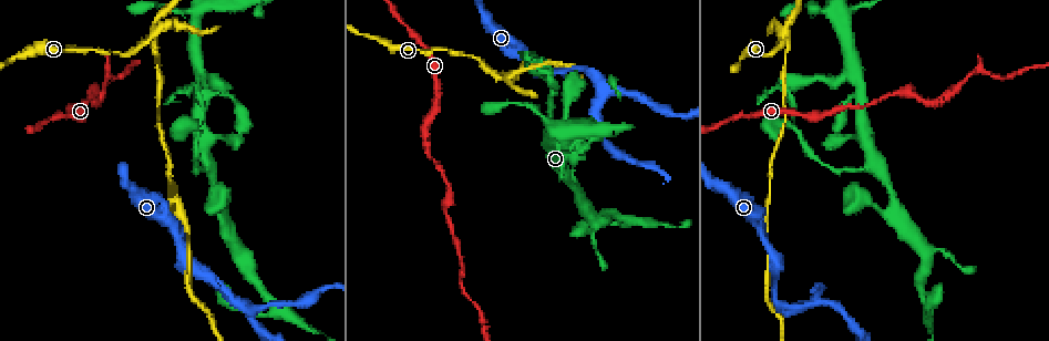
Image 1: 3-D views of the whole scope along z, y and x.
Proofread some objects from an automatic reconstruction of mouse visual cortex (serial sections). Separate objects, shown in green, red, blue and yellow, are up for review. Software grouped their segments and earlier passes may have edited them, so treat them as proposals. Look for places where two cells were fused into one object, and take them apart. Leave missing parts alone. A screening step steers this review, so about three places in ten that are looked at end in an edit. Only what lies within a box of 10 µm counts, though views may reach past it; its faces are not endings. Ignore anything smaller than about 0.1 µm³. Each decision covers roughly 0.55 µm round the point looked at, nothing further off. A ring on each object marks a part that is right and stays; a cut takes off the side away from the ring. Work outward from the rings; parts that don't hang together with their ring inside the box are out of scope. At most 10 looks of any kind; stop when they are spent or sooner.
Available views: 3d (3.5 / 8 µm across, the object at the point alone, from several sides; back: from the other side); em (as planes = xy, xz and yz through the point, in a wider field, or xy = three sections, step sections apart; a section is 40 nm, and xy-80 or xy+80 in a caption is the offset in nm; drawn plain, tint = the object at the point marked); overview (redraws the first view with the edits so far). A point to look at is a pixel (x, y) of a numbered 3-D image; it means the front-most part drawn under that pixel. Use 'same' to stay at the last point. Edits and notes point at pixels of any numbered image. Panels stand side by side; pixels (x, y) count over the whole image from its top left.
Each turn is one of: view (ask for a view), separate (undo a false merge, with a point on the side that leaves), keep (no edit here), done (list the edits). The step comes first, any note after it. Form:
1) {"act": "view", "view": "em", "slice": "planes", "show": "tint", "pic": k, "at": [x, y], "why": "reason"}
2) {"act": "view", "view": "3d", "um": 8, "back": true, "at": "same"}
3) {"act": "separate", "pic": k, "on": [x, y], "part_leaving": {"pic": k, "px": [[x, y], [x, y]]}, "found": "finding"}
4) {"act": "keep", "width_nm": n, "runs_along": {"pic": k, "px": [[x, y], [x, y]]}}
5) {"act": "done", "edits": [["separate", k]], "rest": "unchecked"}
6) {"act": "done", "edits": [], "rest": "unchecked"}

{"act": "view", "view": "3d", "um": 3.5, "pic": 1, "at": [783, 40], "why": "three-way junction"}

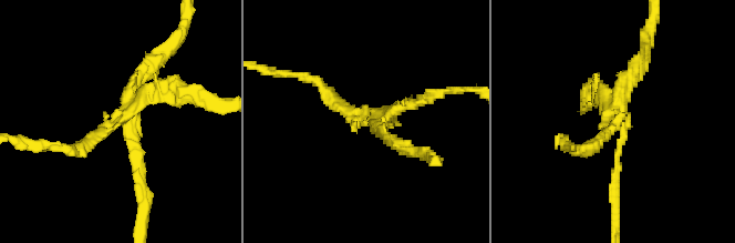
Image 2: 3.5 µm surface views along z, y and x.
{"act": "view", "view": "em", "slice": "xy", "step": 2, "show": "tint", "pic": 2, "at": [368, 123]}

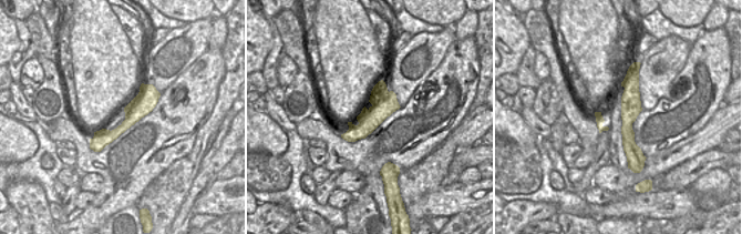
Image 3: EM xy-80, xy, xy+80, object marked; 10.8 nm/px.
{"act": "view", "view": "em", "slice": "xy", "step": 5, "show": "tint", "at": "same"}

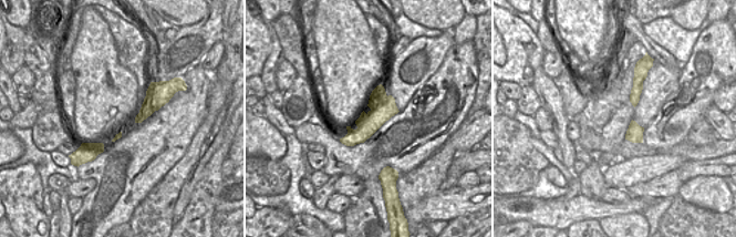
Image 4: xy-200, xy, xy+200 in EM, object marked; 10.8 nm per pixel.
{"act": "separate", "pic": 2, "on": [148, 60], "found": "a second cell is stuck on"}

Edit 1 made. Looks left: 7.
{"act": "view", "view": "3d", "um": 8, "back": true, "pic": 1, "at": [463, 271], "why": "abrupt turn"}

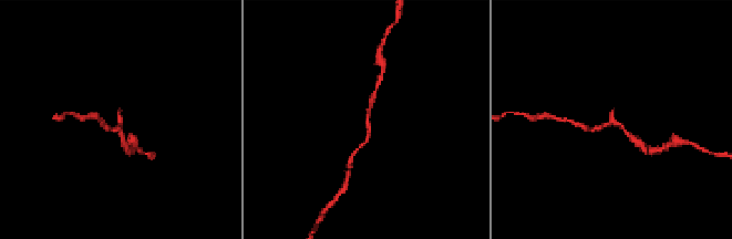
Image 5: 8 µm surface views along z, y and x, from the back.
{"act": "view", "view": "3d", "um": 3.5, "at": "same"}

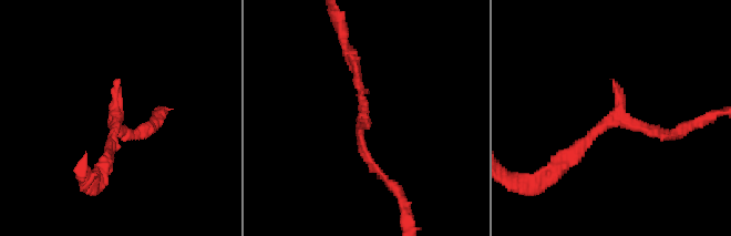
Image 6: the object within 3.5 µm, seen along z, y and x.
{"act": "view", "view": "em", "slice": "xy", "step": 5, "show": "tint", "pic": 6, "at": [618, 117], "why": "need the tissue"}

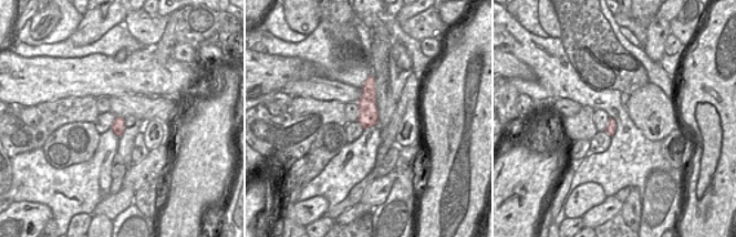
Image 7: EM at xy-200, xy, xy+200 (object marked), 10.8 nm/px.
{"act": "keep", "runs_along": {"pic": 6, "px": [[563, 165], [614, 118], [676, 131]]}, "found": "all the same cell"}

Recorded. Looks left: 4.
{"act": "view", "view": "3d", "um": 3.5, "pic": 1, "at": [205, 161], "why": "two arms in line, one across"}

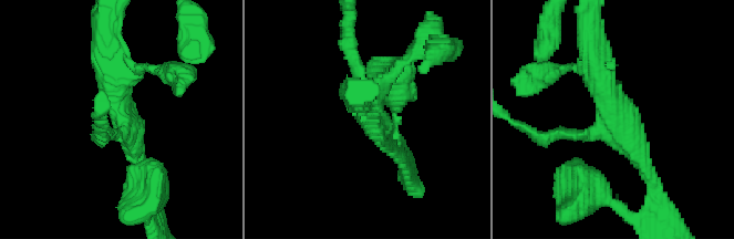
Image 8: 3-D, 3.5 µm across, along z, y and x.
{"act": "view", "view": "em", "slice": "xy", "step": 2, "show": "tint", "pic": 8, "at": [616, 116], "arms": 3, "arm_widths_nm": [150, 250, 400], "why": "now the EM"}

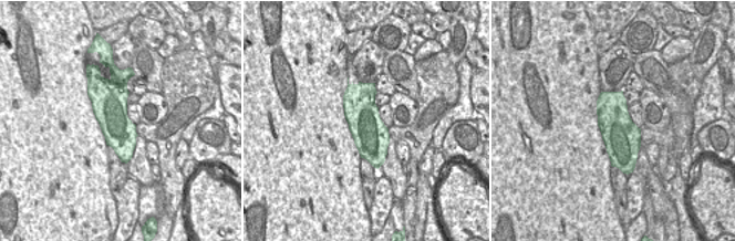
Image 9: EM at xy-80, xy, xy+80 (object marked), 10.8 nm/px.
{"act": "keep", "width_nm": 400, "runs_along": {"pic": 8, "px": [[591, 50], [595, 76], [651, 175]]}, "found": "all the same cell"}

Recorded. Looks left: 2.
{"act": "done", "edits": [["separate", 2]], "rest": "unchecked"}

